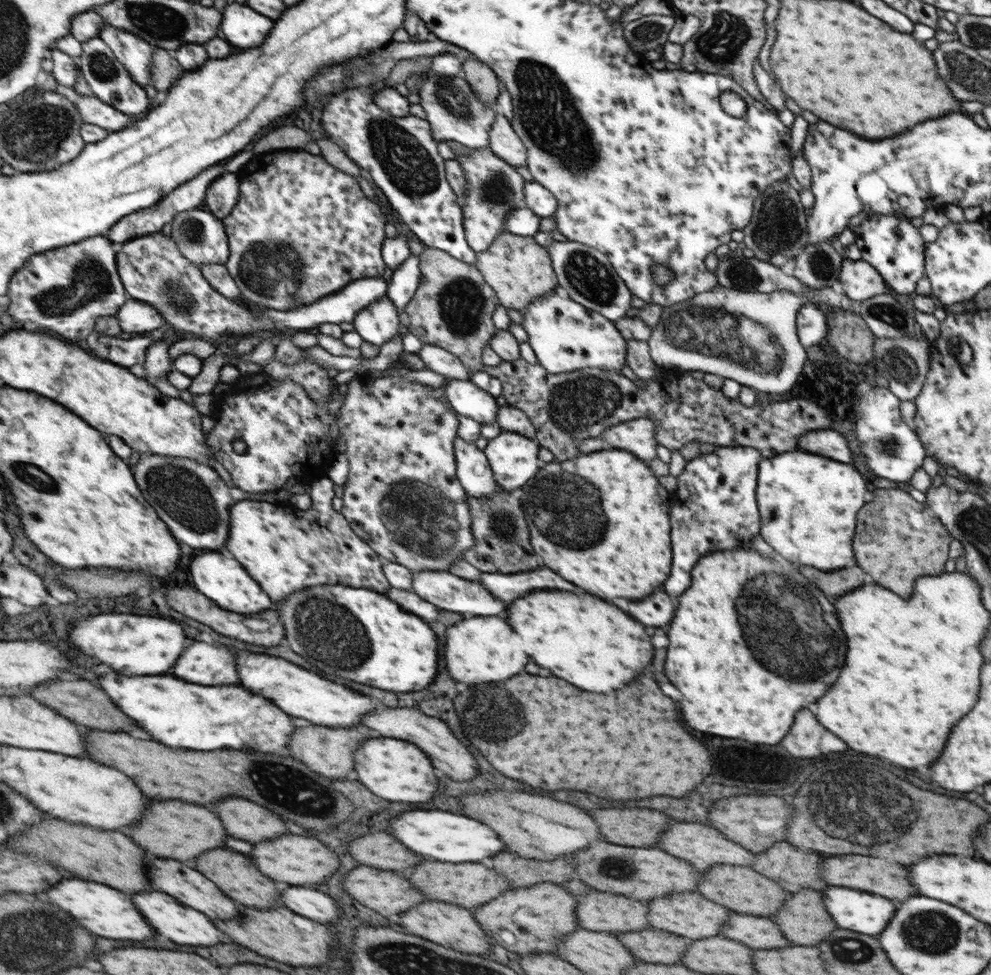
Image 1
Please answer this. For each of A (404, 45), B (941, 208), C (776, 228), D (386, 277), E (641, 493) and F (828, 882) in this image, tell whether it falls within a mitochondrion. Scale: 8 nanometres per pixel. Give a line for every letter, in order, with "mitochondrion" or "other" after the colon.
A: other
B: other
C: mitochondrion
D: other
E: other
F: other

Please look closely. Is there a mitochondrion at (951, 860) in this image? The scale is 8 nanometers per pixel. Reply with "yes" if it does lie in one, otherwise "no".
no

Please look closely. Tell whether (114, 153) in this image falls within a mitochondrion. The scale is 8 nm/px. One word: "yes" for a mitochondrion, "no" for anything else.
no

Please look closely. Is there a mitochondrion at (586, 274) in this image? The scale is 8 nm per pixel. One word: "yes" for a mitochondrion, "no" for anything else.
yes

